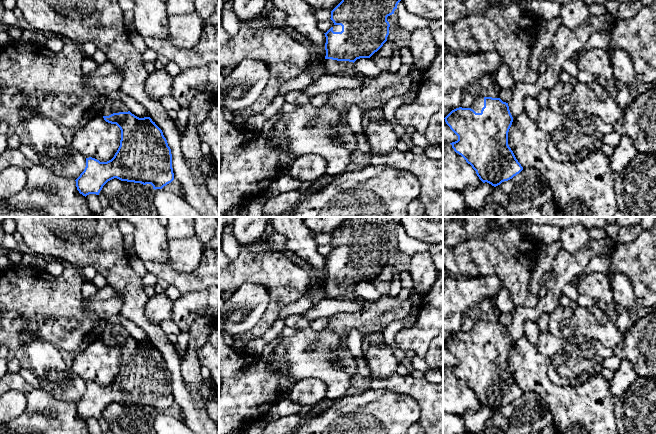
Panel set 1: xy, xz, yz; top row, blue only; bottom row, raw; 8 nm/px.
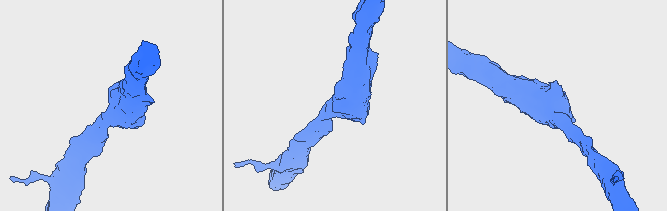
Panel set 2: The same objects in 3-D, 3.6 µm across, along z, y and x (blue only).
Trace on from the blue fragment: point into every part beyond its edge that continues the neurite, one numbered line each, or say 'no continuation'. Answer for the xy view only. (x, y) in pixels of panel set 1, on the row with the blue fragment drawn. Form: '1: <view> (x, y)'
1: xy (111, 106)

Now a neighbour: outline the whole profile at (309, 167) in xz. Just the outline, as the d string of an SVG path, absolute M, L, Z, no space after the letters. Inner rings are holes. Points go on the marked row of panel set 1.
M304 154L295 158L288 174L301 182L320 183L328 177L328 162L319 154Z

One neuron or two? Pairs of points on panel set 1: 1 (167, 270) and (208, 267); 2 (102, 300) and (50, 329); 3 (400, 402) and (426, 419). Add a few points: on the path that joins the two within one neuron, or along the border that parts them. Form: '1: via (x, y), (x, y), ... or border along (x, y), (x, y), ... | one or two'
1: via (177, 278), (198, 277) | one
2: border along (82, 299), (83, 309), (93, 312), (100, 321) | two
3: border along (407, 395), (419, 406), (419, 421) | two

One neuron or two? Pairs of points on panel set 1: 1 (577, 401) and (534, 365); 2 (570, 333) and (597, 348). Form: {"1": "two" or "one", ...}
{"1": "one", "2": "two"}

